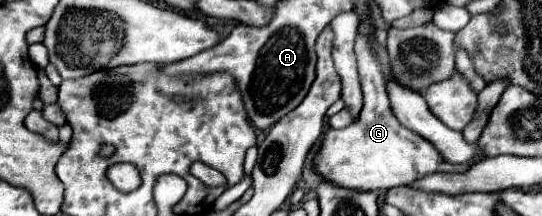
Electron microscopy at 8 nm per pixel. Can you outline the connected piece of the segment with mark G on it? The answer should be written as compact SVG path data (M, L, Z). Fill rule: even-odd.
M357 36L355 54L361 76L363 108L359 118L355 118L355 122L351 122L347 128L329 130L325 134L323 146L315 158L317 174L331 180L333 184L343 184L345 188L387 190L391 186L411 184L433 172L463 172L465 164L445 164L443 156L431 142L399 124L391 112L387 88L383 88L383 76L379 76L379 64L375 64L375 56L367 52L363 36Z

